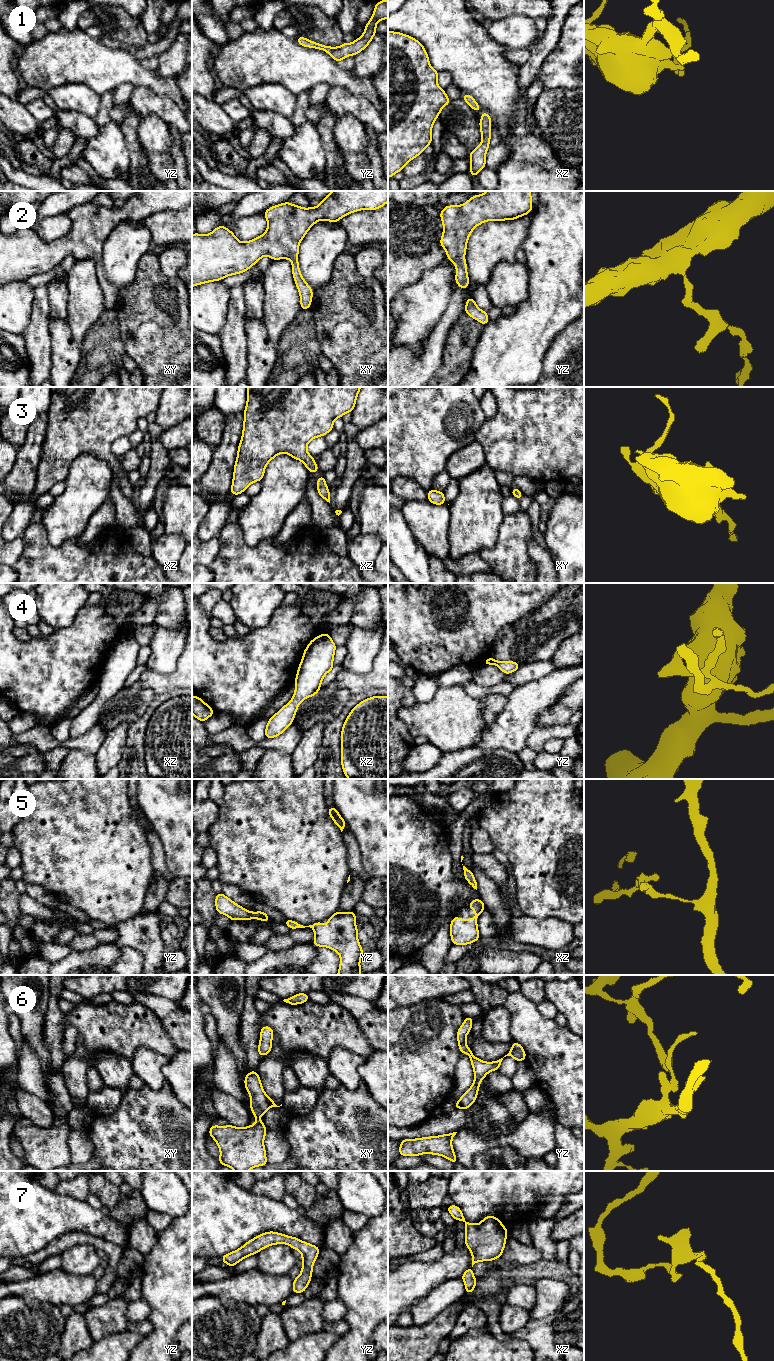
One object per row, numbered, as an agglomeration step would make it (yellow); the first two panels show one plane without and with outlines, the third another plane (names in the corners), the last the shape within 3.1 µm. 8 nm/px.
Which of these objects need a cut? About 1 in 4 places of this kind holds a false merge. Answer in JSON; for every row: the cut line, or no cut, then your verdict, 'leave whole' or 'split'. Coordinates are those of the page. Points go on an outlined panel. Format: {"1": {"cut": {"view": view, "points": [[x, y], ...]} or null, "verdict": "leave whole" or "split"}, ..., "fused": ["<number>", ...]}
{"1": {"cut": null, "verdict": "leave whole"}, "2": {"cut": null, "verdict": "leave whole"}, "3": {"cut": null, "verdict": "leave whole"}, "4": {"cut": null, "verdict": "leave whole"}, "5": {"cut": null, "verdict": "leave whole"}, "6": {"cut": {"view": "xy", "points": [[267, 1097], [267, 1101], [271, 1106]]}, "verdict": "split"}, "7": {"cut": null, "verdict": "leave whole"}, "fused": ["6"]}

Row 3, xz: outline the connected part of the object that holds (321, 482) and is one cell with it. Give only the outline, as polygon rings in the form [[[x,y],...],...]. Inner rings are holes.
[[[320,476],[317,480],[317,491],[318,491],[318,494],[323,498],[325,499],[327,502],[330,503],[330,492],[328,490],[328,487],[327,487],[327,484],[326,484],[326,481],[325,481],[325,478],[324,476]]]

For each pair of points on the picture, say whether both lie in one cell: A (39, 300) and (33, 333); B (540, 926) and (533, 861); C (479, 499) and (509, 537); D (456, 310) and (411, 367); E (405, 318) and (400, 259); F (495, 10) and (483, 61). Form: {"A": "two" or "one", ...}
{"A": "one", "B": "two", "C": "two", "D": "one", "E": "two", "F": "two"}

